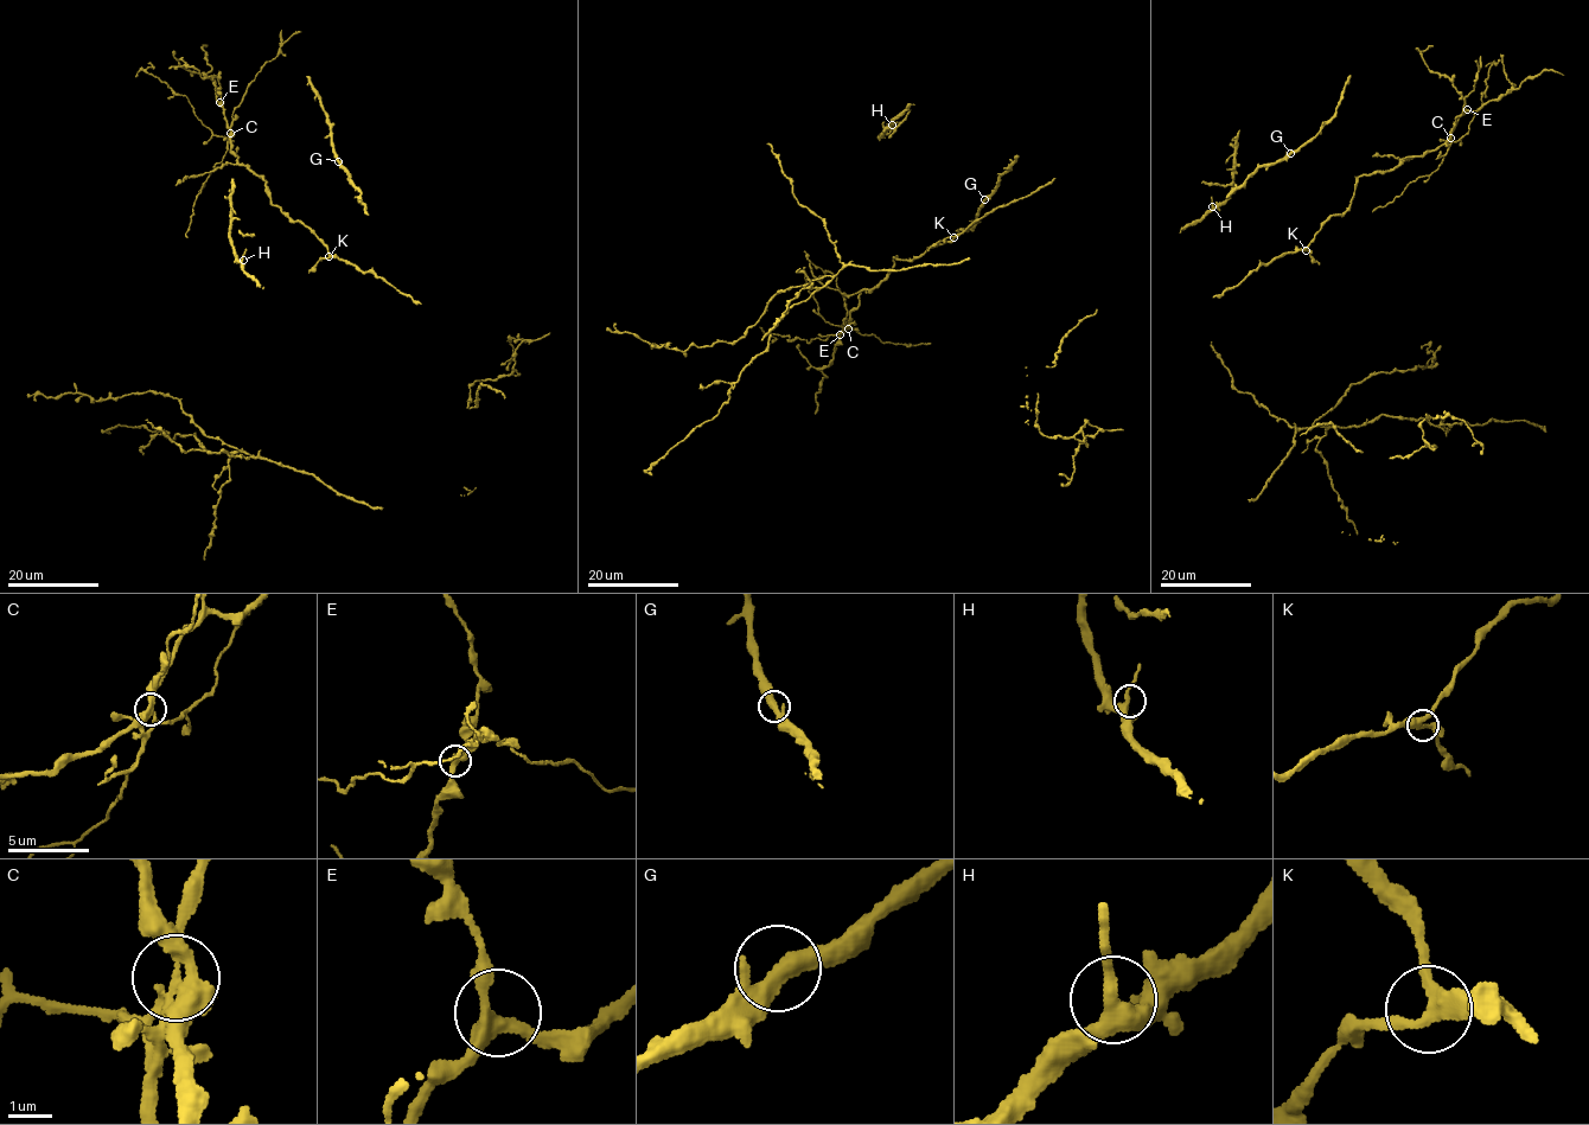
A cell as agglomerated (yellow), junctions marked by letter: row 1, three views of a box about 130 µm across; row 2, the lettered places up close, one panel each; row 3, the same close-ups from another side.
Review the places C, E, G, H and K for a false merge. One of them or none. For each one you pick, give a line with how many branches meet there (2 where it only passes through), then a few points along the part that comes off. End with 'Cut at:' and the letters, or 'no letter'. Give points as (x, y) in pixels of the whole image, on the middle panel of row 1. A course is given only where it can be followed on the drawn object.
C: Branches: 3. Course of the part to remove: (848, 328), (808, 343), (786, 336), (770, 336), (760, 327)
Cut at: C

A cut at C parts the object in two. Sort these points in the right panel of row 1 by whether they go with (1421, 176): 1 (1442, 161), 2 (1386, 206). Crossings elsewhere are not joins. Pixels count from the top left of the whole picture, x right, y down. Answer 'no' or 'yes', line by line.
1: yes
2: yes

